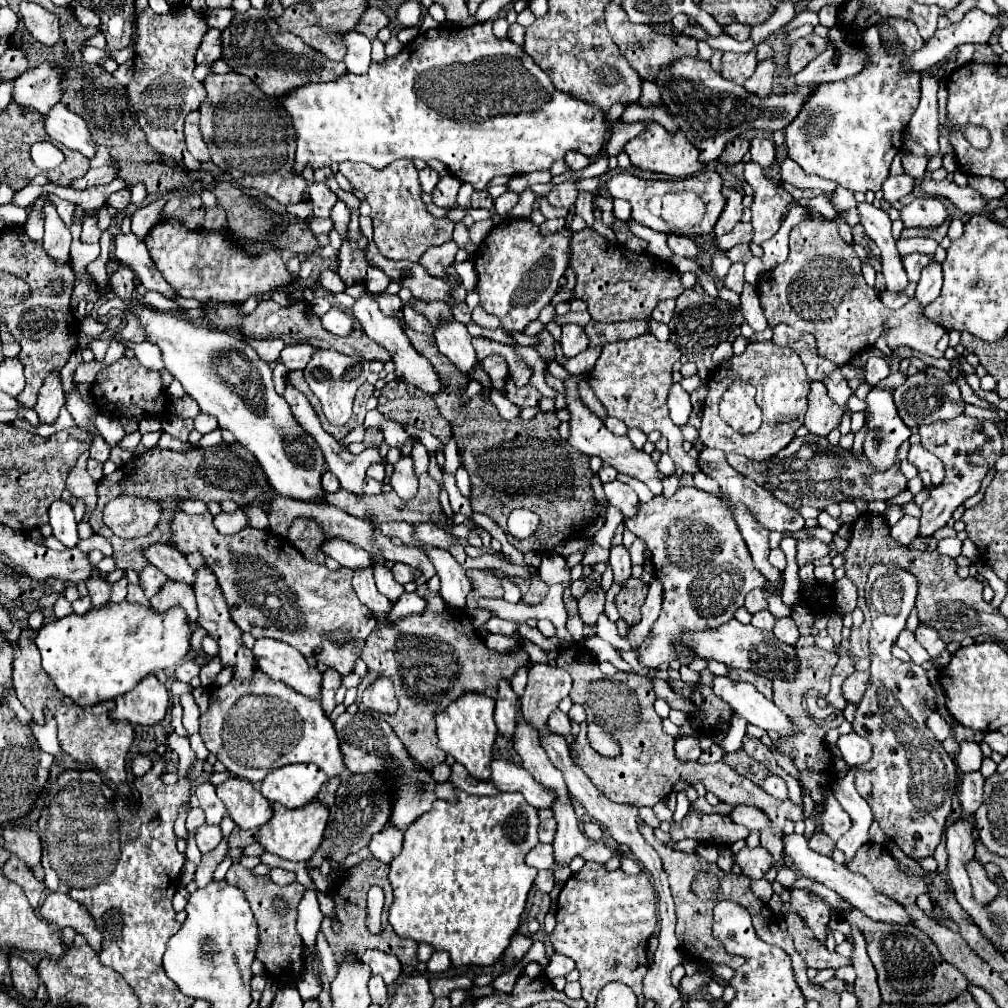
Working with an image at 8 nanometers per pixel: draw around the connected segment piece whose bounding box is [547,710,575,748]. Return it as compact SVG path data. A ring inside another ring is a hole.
M555 710L549 718L547 718L547 728L553 732L553 734L559 734L567 740L567 746L573 748L573 734L571 734L571 722L567 718L567 714L563 714L561 710Z

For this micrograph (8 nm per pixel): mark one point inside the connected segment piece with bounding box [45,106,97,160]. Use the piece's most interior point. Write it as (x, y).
(67, 128)

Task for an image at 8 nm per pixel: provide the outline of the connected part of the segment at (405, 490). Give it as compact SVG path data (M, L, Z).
M401 454L399 462L393 466L389 484L403 500L411 500L417 494L417 476L413 472L413 460L409 454Z

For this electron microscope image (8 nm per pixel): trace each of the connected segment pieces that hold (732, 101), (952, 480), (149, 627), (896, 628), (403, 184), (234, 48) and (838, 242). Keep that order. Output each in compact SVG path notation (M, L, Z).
M685 56L675 60L667 68L661 68L655 76L655 84L659 86L665 106L675 114L687 140L699 148L703 164L717 160L725 144L745 134L747 130L775 132L787 128L819 86L815 82L801 84L793 90L761 98L757 94L747 92L743 86L725 80L719 72L711 68L709 62L701 60L699 56Z
M961 414L961 418L955 418L953 422L935 422L929 426L919 428L921 436L921 446L925 450L933 452L941 462L945 464L947 476L941 486L935 486L929 494L929 500L921 506L921 526L919 526L919 536L929 538L947 522L951 520L953 512L973 494L977 494L981 480L987 476L987 472L995 466L995 462L1001 458L1001 434L997 426L989 420L979 420Z
M107 602L103 608L91 608L87 614L77 616L69 614L61 620L55 620L51 624L45 624L35 644L41 650L43 658L43 670L53 678L59 692L73 698L79 706L93 706L103 700L113 700L119 694L129 692L133 686L137 686L147 674L155 672L157 668L173 668L177 666L187 652L191 650L191 634L193 626L185 616L185 610L181 606L175 606L173 610L167 610L165 614L159 614L151 608L145 608L141 604L131 602Z
M875 564L869 570L869 580L865 586L865 602L871 610L871 636L869 636L869 650L871 650L871 678L869 686L863 694L861 704L855 710L853 730L867 738L873 746L873 758L869 764L861 766L855 778L857 792L867 800L871 806L873 820L879 822L881 830L911 858L927 858L933 854L935 846L941 842L941 834L945 828L945 820L951 812L951 800L957 782L957 768L953 766L953 758L945 752L941 742L933 736L933 732L925 726L925 718L935 712L935 692L925 676L921 666L907 666L901 660L893 658L891 648L897 640L897 634L905 628L907 616L915 606L917 596L917 578L901 566L895 564Z
M341 162L339 172L351 182L355 190L365 194L365 200L371 204L371 220L373 220L373 240L379 252L389 260L411 260L419 262L419 258L431 246L439 246L451 240L453 222L447 218L433 218L423 200L421 200L421 184L417 178L417 168L413 162L393 162L383 170L359 164L359 162Z
M249 8L245 14L233 14L233 22L221 34L225 62L233 68L233 72L249 76L265 94L273 98L283 98L295 88L301 88L309 82L333 82L341 74L347 74L343 62L333 62L325 58L321 52L307 46L293 32L281 30L267 14L267 8L255 10Z
M817 212L813 214L815 218L809 218L791 230L789 258L759 278L757 294L761 296L759 300L769 328L789 324L791 328L811 332L817 340L819 356L837 366L851 362L861 350L873 346L883 332L887 334L891 350L909 346L927 356L941 358L943 352L937 350L937 343L945 330L935 322L929 322L913 300L898 310L889 310L879 300L879 294L865 284L861 260L855 250L841 240L837 224L825 220Z

